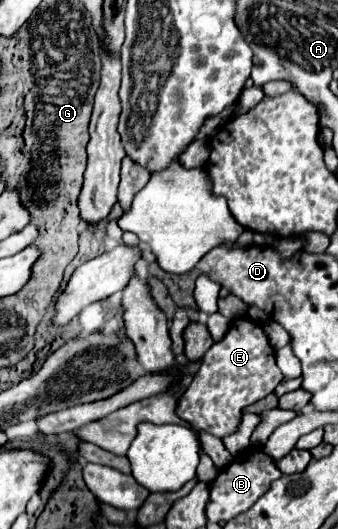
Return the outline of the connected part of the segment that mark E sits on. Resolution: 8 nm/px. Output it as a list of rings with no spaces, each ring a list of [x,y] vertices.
[[[237,318],[225,338],[215,342],[201,358],[201,366],[195,372],[193,382],[179,398],[177,416],[193,428],[201,428],[223,438],[237,430],[243,408],[271,394],[281,380],[283,374],[275,364],[275,350],[271,348],[263,326],[249,318]]]

